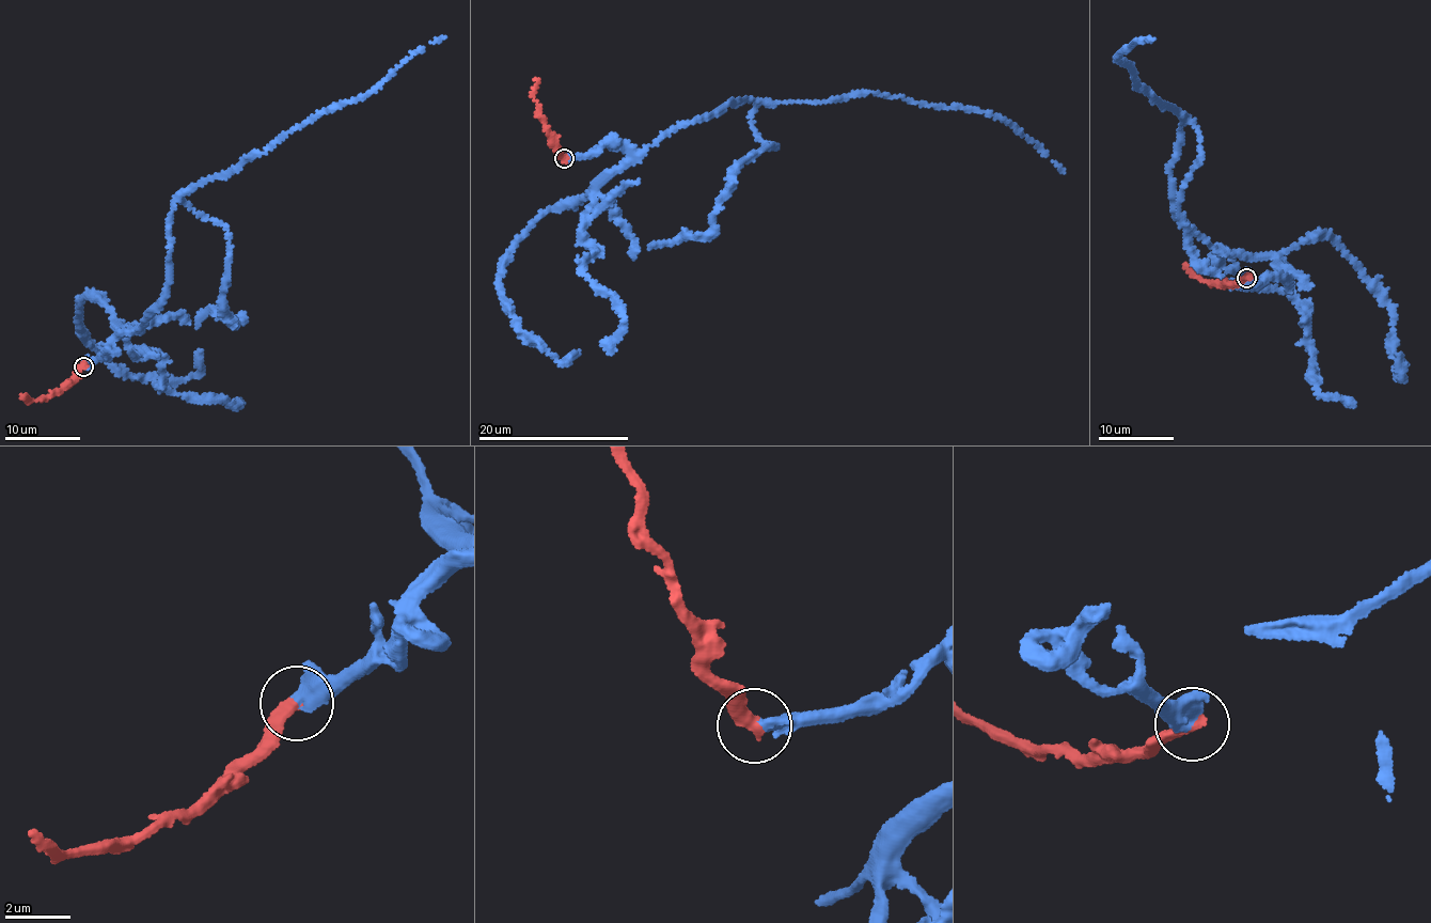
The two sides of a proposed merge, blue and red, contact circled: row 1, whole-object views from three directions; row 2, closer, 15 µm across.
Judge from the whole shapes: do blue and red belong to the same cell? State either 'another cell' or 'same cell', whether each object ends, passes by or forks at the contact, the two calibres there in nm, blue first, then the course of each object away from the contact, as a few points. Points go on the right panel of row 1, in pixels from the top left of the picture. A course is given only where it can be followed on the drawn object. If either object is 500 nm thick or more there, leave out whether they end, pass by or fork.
same cell | blue passes by | red ends | 320/460 nm | blue via (1246, 277), (1222, 264), (1222, 250), (1177, 215), (1170, 162), (1181, 121), (1115, 60), (1137, 41), (1153, 38) | red via (1246, 277), (1236, 283), (1209, 284), (1190, 274), (1184, 265)

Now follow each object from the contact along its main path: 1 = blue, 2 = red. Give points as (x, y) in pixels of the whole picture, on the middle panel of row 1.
1: (564, 158), (610, 143), (640, 152), (744, 97), (815, 103), (869, 93), (989, 112), (1064, 173)
2: (564, 158), (546, 131), (546, 121), (540, 115), (534, 88), (536, 78)

